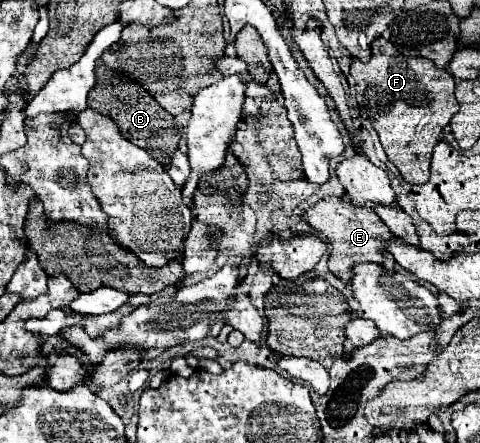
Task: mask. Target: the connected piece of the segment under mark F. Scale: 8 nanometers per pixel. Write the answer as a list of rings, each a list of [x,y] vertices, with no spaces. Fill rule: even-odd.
[[[374,40],[372,58],[366,64],[352,64],[350,74],[356,80],[360,114],[372,122],[388,160],[408,184],[426,184],[430,178],[432,148],[444,126],[460,108],[454,98],[456,80],[426,58],[394,56],[390,44],[384,40]]]

